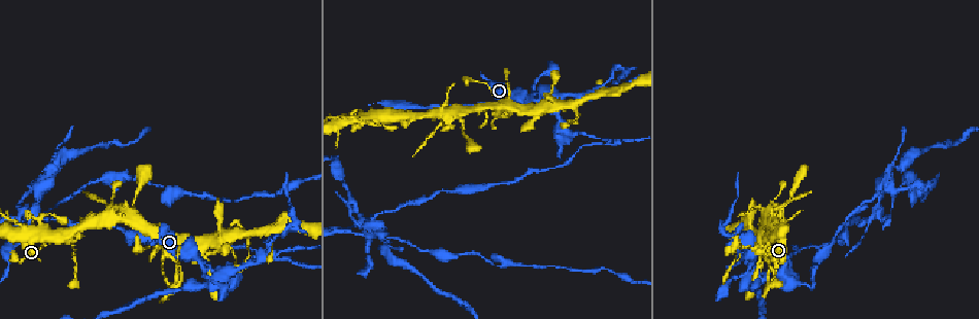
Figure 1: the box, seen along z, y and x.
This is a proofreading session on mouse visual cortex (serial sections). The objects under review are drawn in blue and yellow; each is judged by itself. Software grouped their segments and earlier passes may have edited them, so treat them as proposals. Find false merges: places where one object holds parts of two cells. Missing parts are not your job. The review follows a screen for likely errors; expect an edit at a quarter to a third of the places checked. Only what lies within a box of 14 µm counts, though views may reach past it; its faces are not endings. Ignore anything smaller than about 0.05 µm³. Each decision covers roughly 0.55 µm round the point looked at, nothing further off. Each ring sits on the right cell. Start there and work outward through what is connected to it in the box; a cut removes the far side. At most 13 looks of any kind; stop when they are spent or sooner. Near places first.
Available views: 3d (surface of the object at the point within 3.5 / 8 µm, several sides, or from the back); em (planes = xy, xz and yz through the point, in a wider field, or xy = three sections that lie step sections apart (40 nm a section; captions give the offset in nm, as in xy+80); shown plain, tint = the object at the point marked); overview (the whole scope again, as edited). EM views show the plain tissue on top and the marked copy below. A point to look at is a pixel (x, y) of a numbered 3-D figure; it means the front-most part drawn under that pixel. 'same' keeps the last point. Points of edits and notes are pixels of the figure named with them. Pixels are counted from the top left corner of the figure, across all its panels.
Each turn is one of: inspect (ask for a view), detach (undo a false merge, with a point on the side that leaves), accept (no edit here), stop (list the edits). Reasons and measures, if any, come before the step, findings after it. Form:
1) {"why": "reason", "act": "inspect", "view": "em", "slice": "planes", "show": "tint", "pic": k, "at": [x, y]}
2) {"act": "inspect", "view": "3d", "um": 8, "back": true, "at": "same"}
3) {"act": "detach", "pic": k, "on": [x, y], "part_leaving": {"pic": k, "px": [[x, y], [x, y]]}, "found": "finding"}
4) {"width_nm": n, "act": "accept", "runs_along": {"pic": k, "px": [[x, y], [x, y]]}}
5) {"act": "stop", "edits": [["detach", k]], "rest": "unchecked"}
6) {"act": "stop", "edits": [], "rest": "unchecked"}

{"why": "abrupt turn", "act": "inspect", "view": "3d", "um": 8, "pic": 1, "at": [755, 274]}

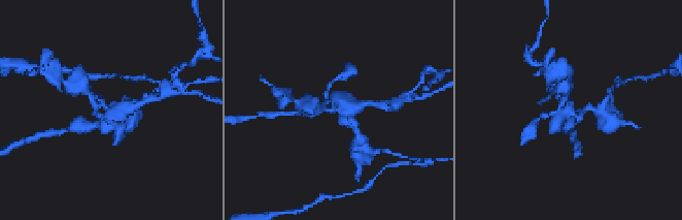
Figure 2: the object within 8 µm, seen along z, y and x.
{"why": "now the EM", "act": "inspect", "view": "em", "slice": "xy", "step": 3, "show": "tint", "pic": 2, "at": [346, 110]}

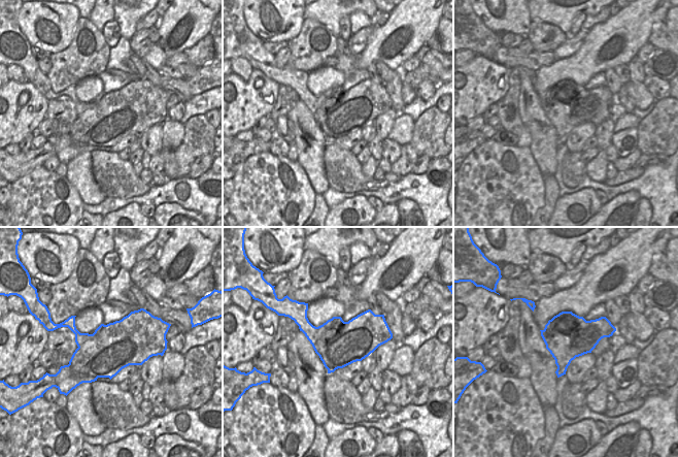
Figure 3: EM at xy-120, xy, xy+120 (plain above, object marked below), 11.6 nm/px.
{"act": "detach", "pic": 2, "on": [556, 125], "found": "a second cell is stuck on"}

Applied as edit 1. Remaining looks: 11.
{"why": "redraw", "act": "inspect", "view": "overview"}

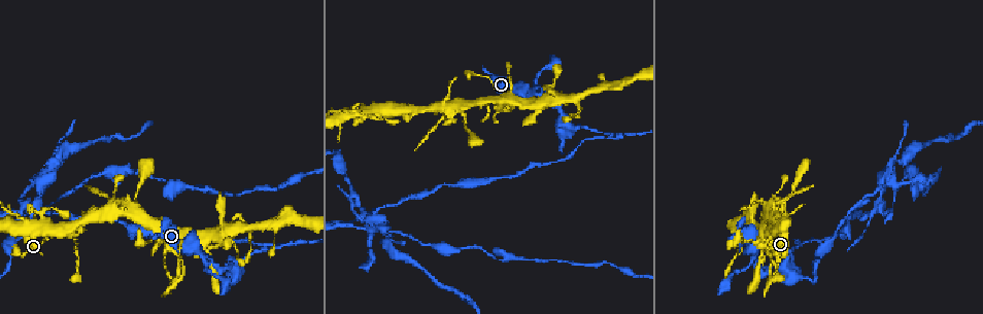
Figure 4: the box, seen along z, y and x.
{"why": "sharp bend", "act": "inspect", "view": "3d", "um": 3.5, "pic": 4, "at": [278, 246]}

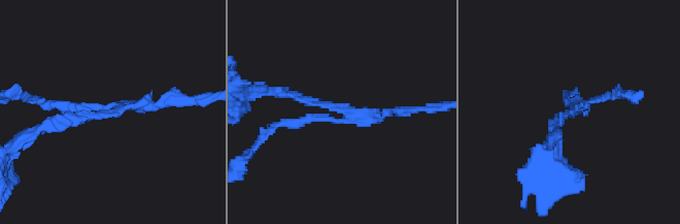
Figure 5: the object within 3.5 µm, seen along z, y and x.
{"arms": 3, "arm_widths_nm": [150, 150, 150], "act": "inspect", "view": "em", "slice": "xy", "step": 2, "show": "tint", "pic": 5, "at": [101, 114]}

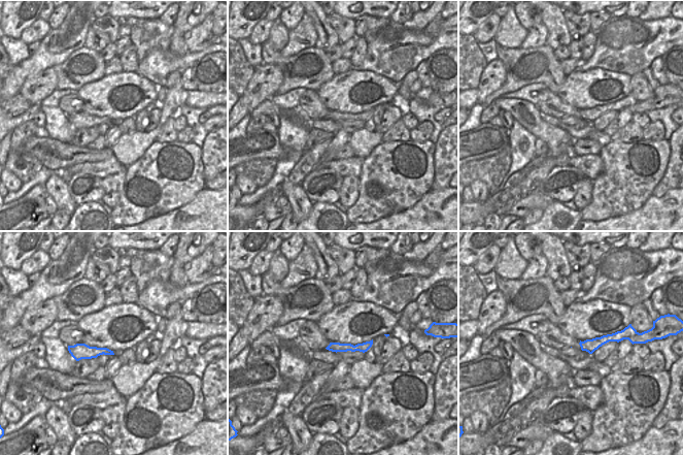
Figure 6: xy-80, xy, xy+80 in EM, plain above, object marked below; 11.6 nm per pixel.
{"why": "another direction", "act": "inspect", "view": "em", "slice": "xy", "step": 1, "show": "tint", "at": "same"}

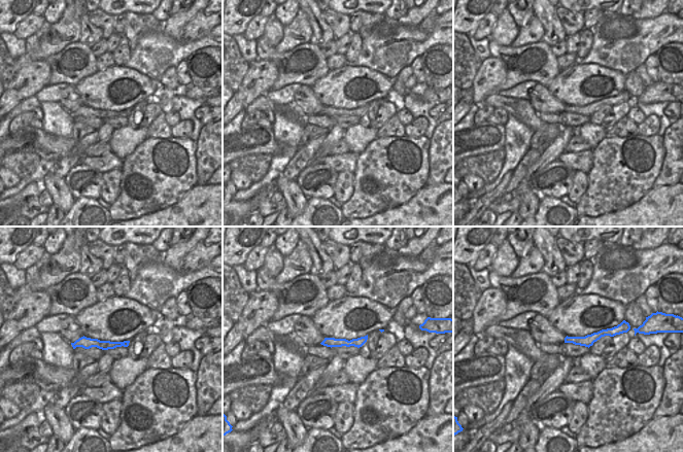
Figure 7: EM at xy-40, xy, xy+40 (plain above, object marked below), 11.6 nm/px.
{"act": "detach", "pic": 5, "on": [297, 122], "part_leaving": {"pic": 5, "px": [[330, 113], [279, 123], [254, 147]]}, "found": "two cells meet here"}

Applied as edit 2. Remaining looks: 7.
{"act": "inspect", "view": "overview"}

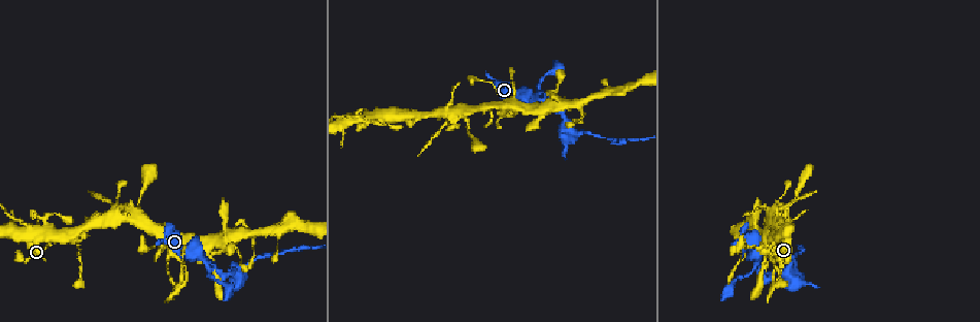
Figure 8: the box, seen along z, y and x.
{"act": "inspect", "view": "3d", "um": 3.5, "pic": 8, "at": [390, 118]}

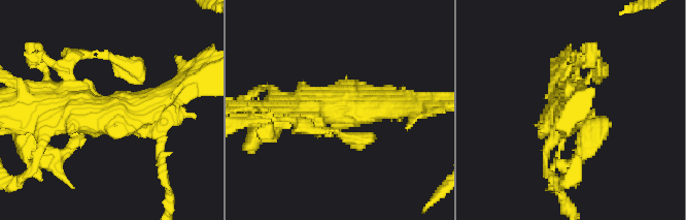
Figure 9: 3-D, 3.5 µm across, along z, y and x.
{"act": "inspect", "view": "em", "slice": "planes", "show": "tint", "pic": 9, "at": [113, 114]}

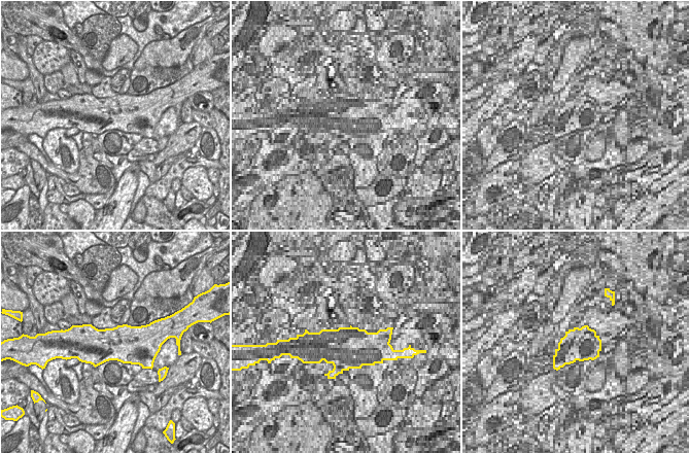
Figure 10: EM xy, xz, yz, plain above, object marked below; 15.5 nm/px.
{"width_nm": 600, "act": "accept", "runs_along": {"pic": 9, "px": [[69, 147], [97, 115], [173, 93]]}, "found": "one cell here"}

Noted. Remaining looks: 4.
{"why": "sudden change in width", "act": "inspect", "view": "3d", "um": 8, "pic": 8, "at": [343, 116]}

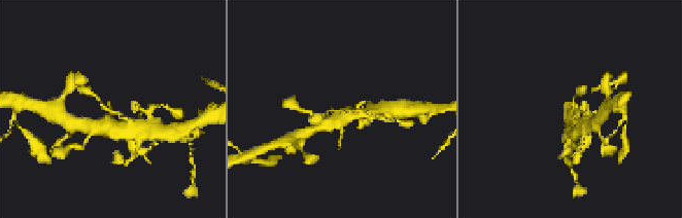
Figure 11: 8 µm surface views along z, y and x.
{"why": "zoom in", "act": "inspect", "view": "3d", "um": 3.5, "back": true, "pic": 11, "at": [341, 112]}

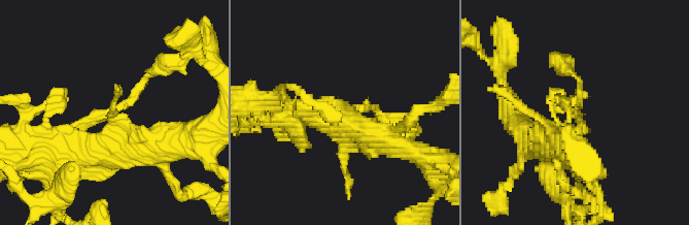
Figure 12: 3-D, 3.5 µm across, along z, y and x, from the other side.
{"act": "accept", "runs_along": {"pic": 12, "px": [[61, 154], [76, 125], [117, 113], [156, 65]]}, "found": "all the same cell"}

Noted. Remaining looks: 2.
{"why": "abrupt turn", "act": "inspect", "view": "3d", "um": 3.5, "pic": 8, "at": [502, 112]}

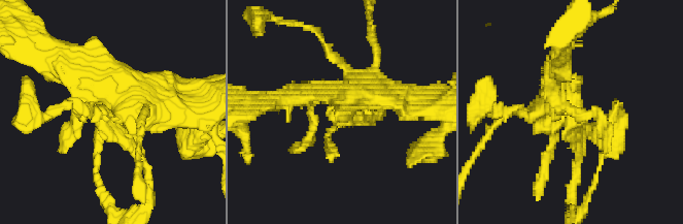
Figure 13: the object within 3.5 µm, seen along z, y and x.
{"act": "accept", "runs_along": {"pic": 13, "px": [[82, 81], [148, 106], [209, 106]]}, "found": "one cell here"}

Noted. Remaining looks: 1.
{"act": "stop", "edits": [["detach", 2], ["detach", 5]], "rest": "unchecked"}

